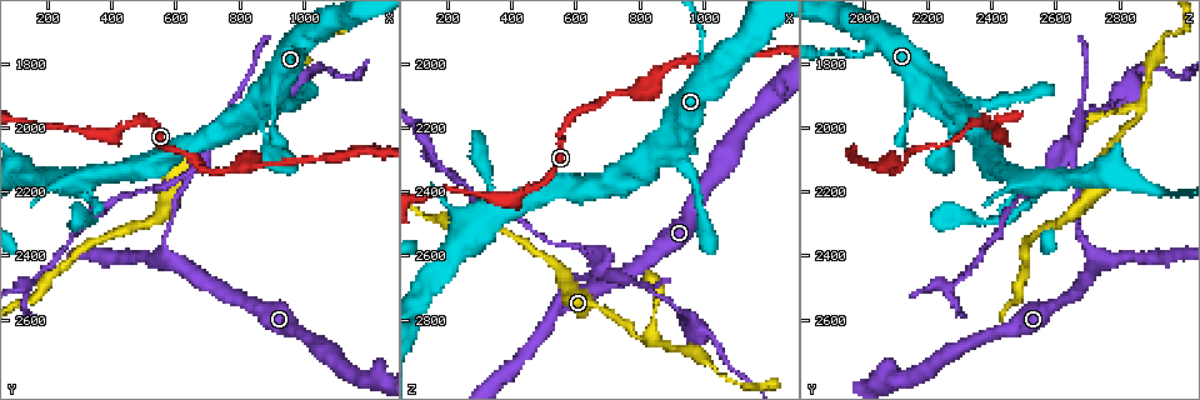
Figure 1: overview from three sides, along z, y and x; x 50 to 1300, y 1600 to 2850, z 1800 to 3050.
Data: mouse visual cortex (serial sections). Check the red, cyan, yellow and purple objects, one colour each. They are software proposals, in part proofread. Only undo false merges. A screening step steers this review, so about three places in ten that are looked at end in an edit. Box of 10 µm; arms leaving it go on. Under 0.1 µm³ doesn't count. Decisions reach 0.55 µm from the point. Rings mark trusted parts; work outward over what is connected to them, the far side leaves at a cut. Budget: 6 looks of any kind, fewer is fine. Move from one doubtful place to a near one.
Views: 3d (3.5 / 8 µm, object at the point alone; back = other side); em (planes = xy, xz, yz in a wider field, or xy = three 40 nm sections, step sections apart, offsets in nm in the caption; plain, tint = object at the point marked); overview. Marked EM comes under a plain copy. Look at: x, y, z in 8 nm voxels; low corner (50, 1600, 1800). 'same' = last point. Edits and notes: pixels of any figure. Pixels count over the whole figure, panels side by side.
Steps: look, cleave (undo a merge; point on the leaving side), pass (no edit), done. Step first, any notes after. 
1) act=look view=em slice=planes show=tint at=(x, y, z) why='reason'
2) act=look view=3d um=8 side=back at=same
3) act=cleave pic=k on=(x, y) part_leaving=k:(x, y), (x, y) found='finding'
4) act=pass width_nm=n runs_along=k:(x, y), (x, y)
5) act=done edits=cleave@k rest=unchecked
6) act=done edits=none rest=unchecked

act=look view=3d um=3.5 at=(570, 2330, 2670) why='sudden change in width'

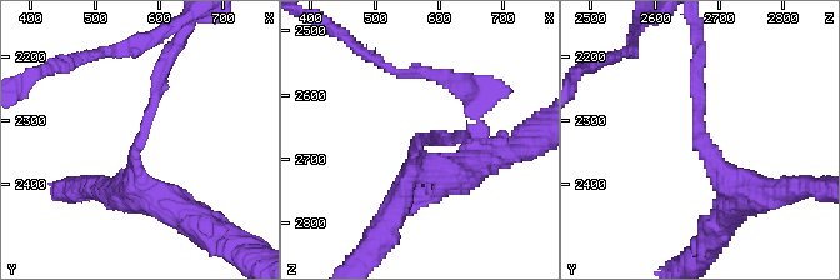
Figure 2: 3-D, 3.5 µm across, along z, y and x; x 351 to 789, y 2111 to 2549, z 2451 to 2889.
act=look view=em slice=xy step=3 show=tint at=(570, 2335, 2670) arm_widths_nm=150,350 why='need the tissue'

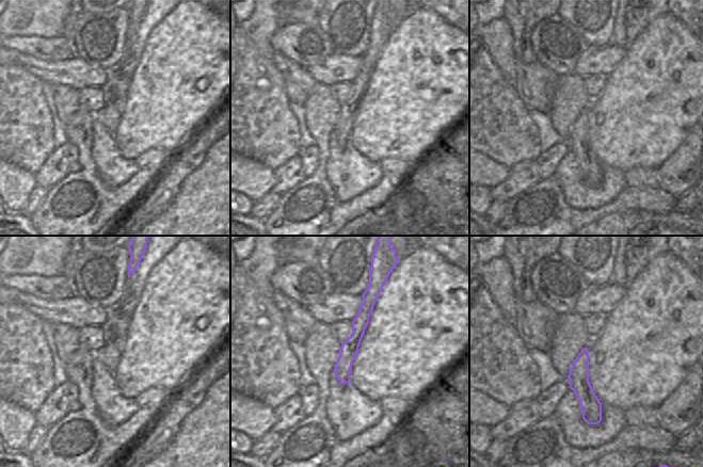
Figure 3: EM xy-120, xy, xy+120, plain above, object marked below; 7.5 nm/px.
act=pass runs_along=3:(374, 289), (349, 348), (342, 381) found='one cell here'

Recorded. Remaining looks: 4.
act=look view=3d um=3.5 at=(810, 1950, 2860) why='sharp bend'

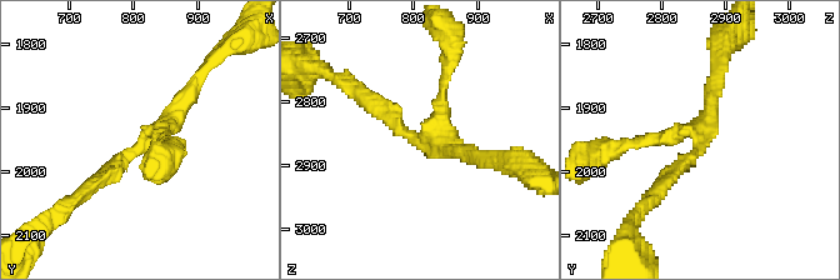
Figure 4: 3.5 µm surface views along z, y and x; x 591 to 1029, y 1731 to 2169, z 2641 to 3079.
act=look view=em slice=xy step=1 show=tint at=(815, 1960, 2860) why='need the tissue'

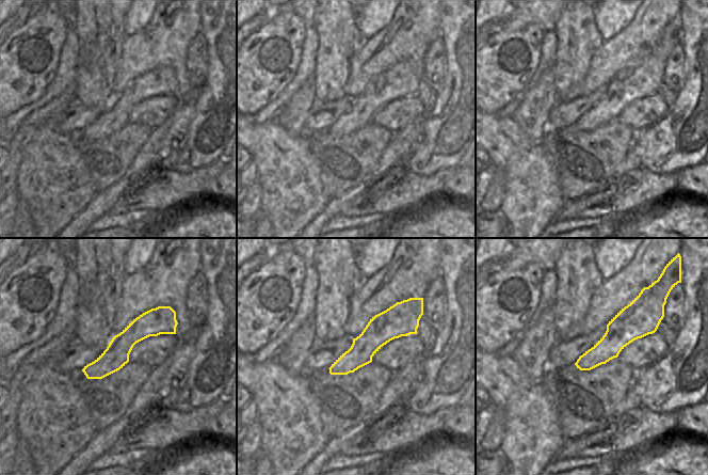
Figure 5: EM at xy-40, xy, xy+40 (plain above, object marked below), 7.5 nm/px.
act=look view=em slice=xy step=3 show=tint at=same why='another direction'

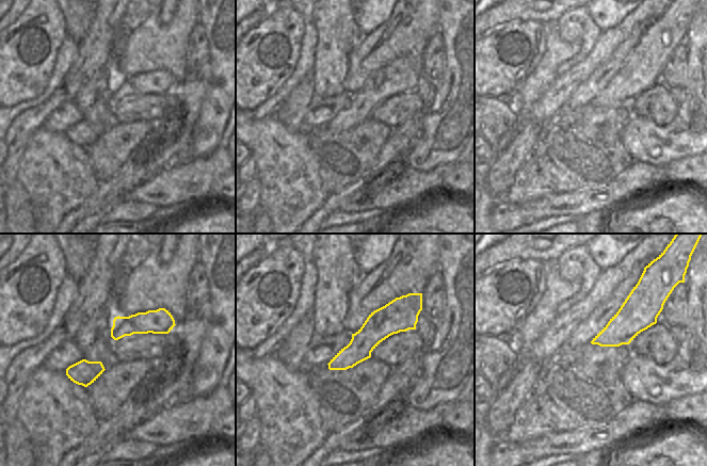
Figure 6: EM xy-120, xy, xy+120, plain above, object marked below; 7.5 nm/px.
act=pass runs_along=4:(85, 190), (170, 121), (193, 83) found='all the same cell'

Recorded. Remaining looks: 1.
act=done edits=none rest=unchecked

